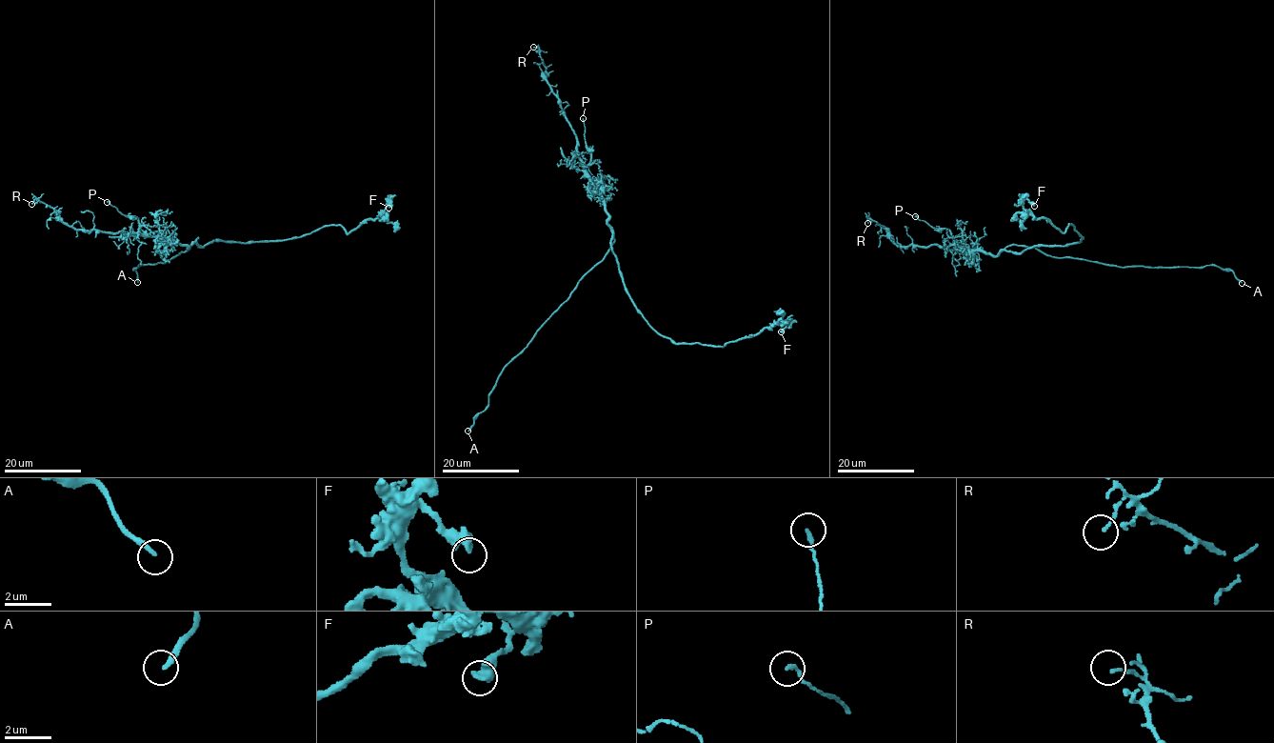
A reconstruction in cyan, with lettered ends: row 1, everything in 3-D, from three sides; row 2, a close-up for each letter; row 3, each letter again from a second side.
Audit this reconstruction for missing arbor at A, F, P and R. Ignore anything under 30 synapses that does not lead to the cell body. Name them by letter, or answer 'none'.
A

